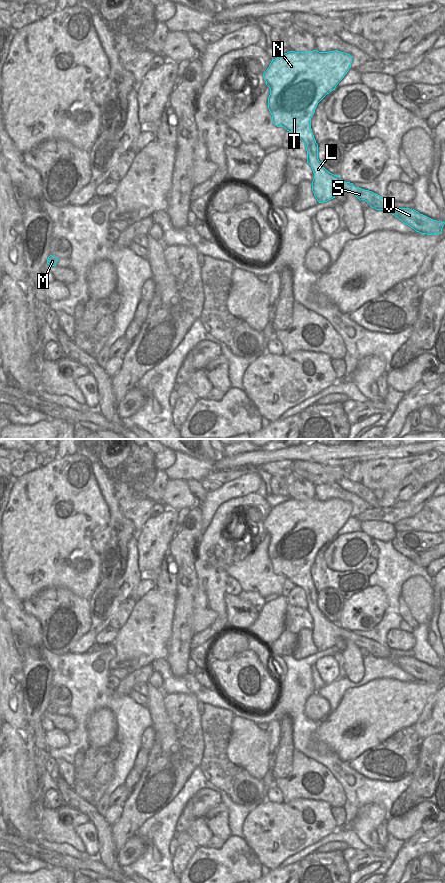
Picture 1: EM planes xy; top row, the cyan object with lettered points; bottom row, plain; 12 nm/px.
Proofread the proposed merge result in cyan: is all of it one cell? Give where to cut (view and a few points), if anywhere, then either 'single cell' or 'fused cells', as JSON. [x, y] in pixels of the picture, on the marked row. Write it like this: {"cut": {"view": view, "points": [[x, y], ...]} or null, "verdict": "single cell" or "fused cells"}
{"cut": null, "verdict": "single cell"}

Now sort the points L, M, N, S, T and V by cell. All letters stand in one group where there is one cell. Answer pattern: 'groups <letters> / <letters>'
groups L M N S T V

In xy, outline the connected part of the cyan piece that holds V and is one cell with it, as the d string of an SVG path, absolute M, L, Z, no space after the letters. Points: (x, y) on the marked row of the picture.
M338 50L319 52L289 51L275 59L272 59L263 77L270 88L268 97L268 109L272 115L272 122L277 127L284 127L295 138L304 142L307 151L307 163L314 173L312 191L319 203L327 202L335 198L338 190L353 193L360 201L365 200L376 210L389 211L404 224L413 228L416 232L427 235L437 235L442 232L445 222L433 220L416 210L410 208L393 208L392 201L386 197L355 187L353 183L343 181L339 175L328 172L318 159L318 144L311 129L311 118L315 113L318 103L331 91L335 90L338 83L344 78L351 68L352 56Z

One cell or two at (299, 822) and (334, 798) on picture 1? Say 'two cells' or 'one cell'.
two cells

